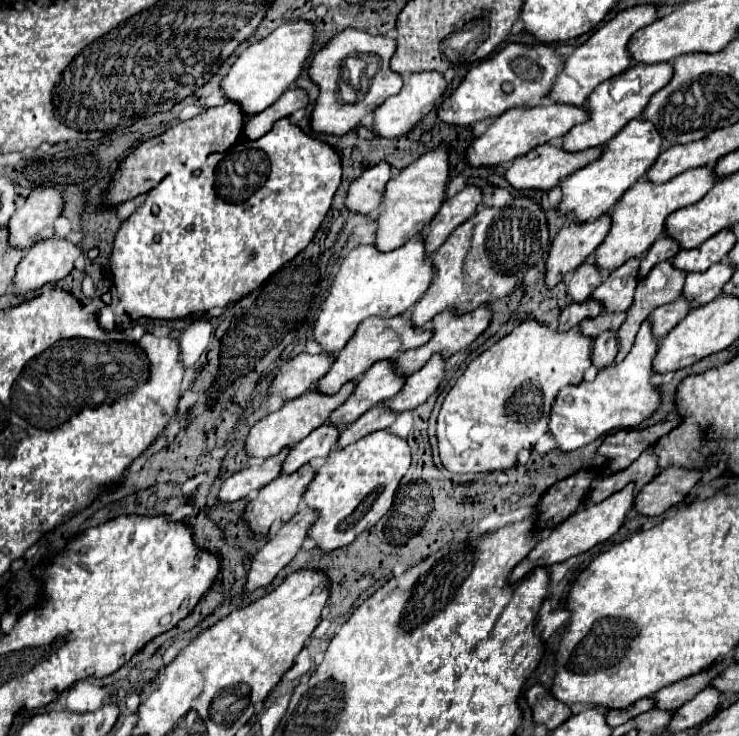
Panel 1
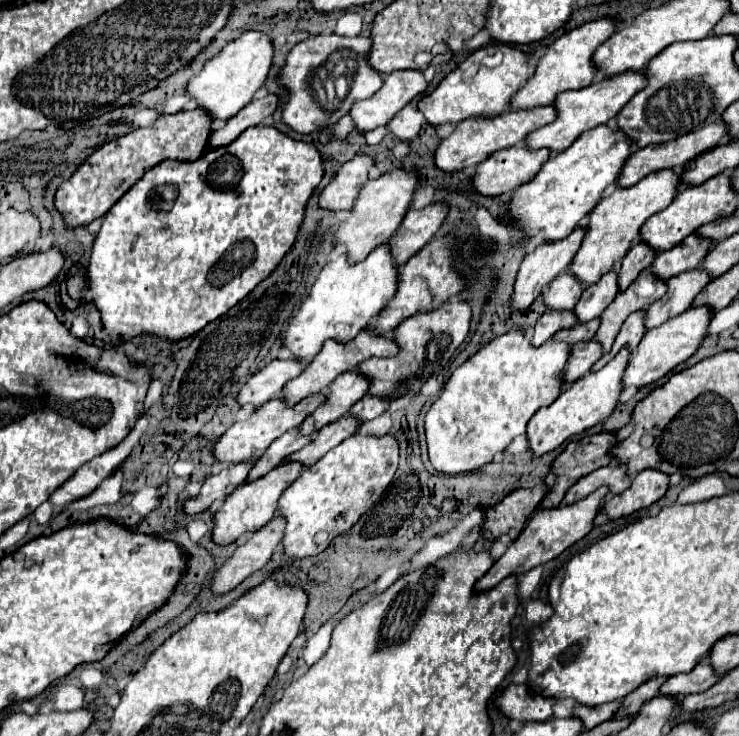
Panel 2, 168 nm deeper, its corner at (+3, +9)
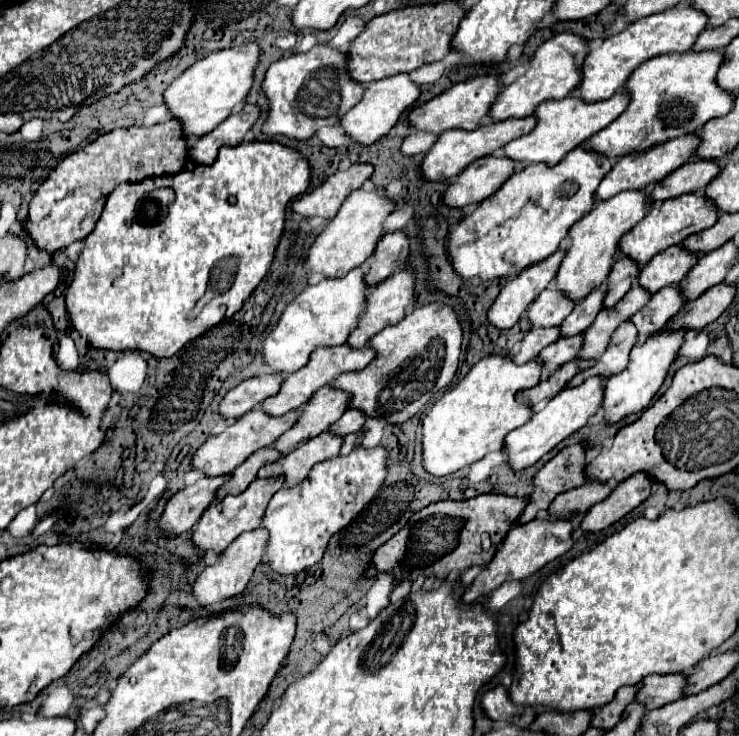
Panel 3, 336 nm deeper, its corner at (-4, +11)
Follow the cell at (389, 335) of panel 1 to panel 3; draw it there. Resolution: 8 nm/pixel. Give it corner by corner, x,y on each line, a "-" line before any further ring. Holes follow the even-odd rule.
343,344
343,346
327,346
327,348
315,348
315,352
311,354
311,360
309,360
301,370
289,374
289,376
285,378
285,382
283,382
279,394
267,398
261,408
263,408
267,414
271,414
271,416
283,416
283,414
287,414
289,410
307,404
307,400
309,400
319,388
323,388
323,386
327,386
327,384
333,384
333,382
339,378
339,374
343,374
343,372
347,372
347,370
365,368
365,366
375,358
375,354
377,354
377,352
375,352
369,344
367,344
365,348
351,348
349,344

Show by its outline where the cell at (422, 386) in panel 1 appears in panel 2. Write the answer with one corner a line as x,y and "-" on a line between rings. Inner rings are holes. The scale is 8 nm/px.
364,396
364,398
360,398
360,400
348,410
348,416
356,418
358,422
368,422
368,420
380,416
386,408
388,408
388,400
386,400
386,398

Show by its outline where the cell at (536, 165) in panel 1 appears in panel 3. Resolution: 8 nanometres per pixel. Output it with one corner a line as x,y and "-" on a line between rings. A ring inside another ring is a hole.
483,156
469,164
455,182
445,192
445,204
453,208
463,208
469,204
479,204
493,196
505,180
511,178
517,162
507,156

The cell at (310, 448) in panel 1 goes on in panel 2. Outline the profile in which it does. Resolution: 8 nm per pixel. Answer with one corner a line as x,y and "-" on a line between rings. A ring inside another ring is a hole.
288,430
286,434
282,434
280,438
276,438
266,450
264,454
254,462
250,474
248,474
248,480
256,480
264,474
268,474
272,468
276,468
278,464
282,464
282,460
286,456
290,456
292,452
300,450
302,446
306,446
312,438
310,436
302,436
298,430

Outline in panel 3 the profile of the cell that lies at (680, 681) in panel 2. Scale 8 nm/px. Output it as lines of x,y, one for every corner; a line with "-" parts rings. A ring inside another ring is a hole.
653,674
643,680
643,688
637,694
637,702
641,702
647,710
661,708
673,700
685,696
687,690
687,676
677,674

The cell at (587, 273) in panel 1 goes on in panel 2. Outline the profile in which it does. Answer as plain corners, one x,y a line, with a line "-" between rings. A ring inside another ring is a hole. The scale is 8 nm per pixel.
560,274
542,290
544,304
548,310
574,310
582,290
584,286
572,274

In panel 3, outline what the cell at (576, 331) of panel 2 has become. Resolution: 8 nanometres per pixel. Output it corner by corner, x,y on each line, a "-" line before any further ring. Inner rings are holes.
577,334
577,336
569,336
569,338
567,336
559,338
555,344
549,344
547,348
543,348
543,352
539,354
539,358
545,360
545,364
547,364
547,374
543,374
543,378
547,378
557,368
557,364
575,360
581,346
583,346
583,334

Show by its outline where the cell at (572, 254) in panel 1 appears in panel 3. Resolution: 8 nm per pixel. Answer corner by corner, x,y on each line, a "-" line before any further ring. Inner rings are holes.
557,250
553,256
549,256
543,262
527,266
519,276
511,278
503,290
499,292
495,304
489,308
489,324
509,330
515,326
521,318
521,314
527,310
531,300
543,292
551,280
555,278
555,272
559,272
559,260
563,260
565,250

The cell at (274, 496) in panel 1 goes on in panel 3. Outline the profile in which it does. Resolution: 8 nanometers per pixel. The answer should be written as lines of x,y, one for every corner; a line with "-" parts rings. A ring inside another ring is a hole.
273,476
273,478
257,478
249,484
249,488
237,496
225,496
221,502
211,504
211,508
207,508
207,512
203,512
197,530
193,532
193,542
201,548
201,550
215,550
215,552
223,552
233,540
235,536
241,536
243,532
255,530
261,526
265,510
269,500
273,498
273,494
283,488
285,478
283,476

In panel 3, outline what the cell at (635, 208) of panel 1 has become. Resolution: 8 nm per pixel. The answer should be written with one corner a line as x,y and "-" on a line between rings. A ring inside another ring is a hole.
627,190
619,192
617,196
609,200
597,202
597,206
571,228
571,246
567,250
567,256
561,262
561,268
557,272
557,288
567,292
567,296
575,302
583,300
591,290
599,288
603,284
613,268
617,250
619,250
619,240
643,220
647,210
651,208
649,204
649,194
645,190

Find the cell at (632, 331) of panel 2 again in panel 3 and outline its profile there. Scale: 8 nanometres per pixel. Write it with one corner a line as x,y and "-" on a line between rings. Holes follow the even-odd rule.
631,320
623,322
613,338
611,338
611,344
607,346
605,354
597,360
597,364
593,368
587,368
583,372
579,372
567,386
579,386
581,382
585,382
587,378
591,376
611,376
611,374
617,374
621,372
623,368
627,368
629,364
629,354
631,354
631,348
635,346
635,340
637,340
637,328

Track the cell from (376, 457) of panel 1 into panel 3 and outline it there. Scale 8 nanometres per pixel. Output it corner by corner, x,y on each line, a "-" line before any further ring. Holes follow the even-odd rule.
355,446
347,456
335,456
329,460
323,460
315,464
303,480
303,484
297,484
295,488
281,488
269,502
269,508
263,516
263,526
269,530
269,546
267,546
267,558
265,562
279,574
297,574
313,564
317,564
323,558
323,552
331,540
333,534
347,528
355,516
373,500
377,490
383,486
389,472
389,452
383,446
375,448
363,448

